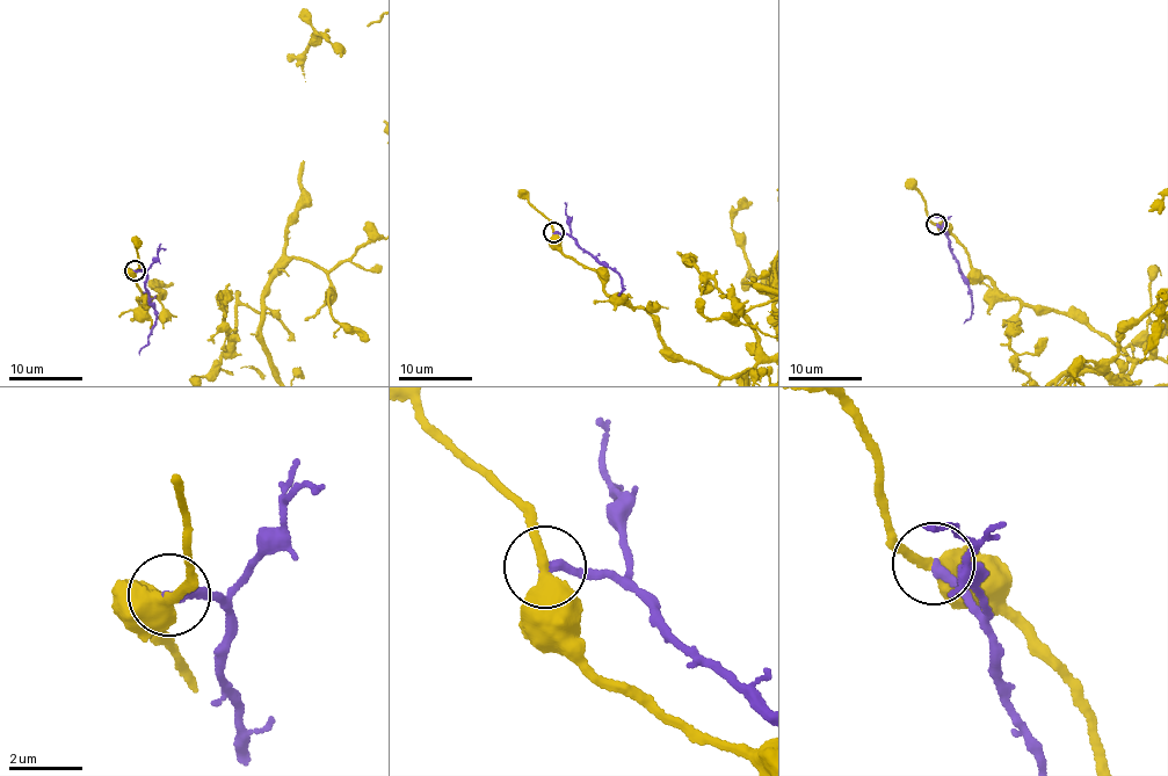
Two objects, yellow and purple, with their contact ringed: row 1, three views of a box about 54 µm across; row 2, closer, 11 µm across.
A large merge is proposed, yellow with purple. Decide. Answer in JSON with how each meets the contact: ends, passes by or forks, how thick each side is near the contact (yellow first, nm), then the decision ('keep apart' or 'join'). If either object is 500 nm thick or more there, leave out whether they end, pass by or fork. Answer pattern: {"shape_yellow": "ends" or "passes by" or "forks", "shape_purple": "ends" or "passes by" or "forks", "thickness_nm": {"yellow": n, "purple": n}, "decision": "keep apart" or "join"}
{"shape_yellow": "passes by", "shape_purple": "ends", "thickness_nm": {"yellow": 360, "purple": 240}, "decision": "keep apart"}

